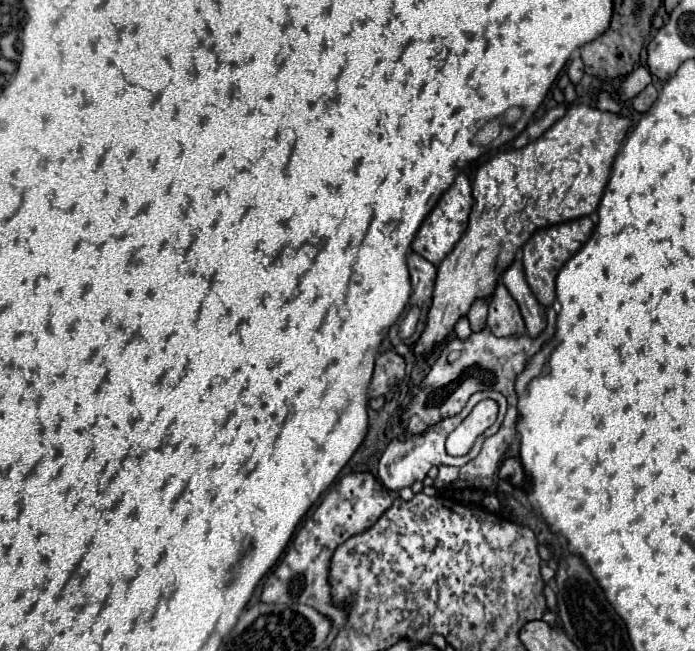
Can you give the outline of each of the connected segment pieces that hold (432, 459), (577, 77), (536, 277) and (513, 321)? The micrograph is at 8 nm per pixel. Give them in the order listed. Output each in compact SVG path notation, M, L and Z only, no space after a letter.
M493 390L475 392L475 394L471 396L471 400L467 402L465 410L459 412L457 416L439 420L437 424L431 424L423 434L409 436L407 440L397 440L397 438L391 440L389 446L387 446L387 450L383 452L383 456L381 456L381 460L379 460L379 470L377 470L377 476L379 476L379 480L385 484L385 488L387 488L387 490L393 490L393 492L399 492L399 490L405 488L405 486L411 486L413 482L423 480L423 478L427 476L427 472L429 472L431 466L441 466L441 464L445 464L445 466L463 466L463 464L467 464L467 462L469 462L469 454L465 454L465 456L449 456L447 450L445 450L445 440L447 440L447 436L467 418L467 414L473 410L473 406L475 406L479 400L483 400L483 398L493 398L493 400L497 400L497 404L499 404L499 418L497 418L497 422L495 422L489 430L485 430L485 434L481 434L481 436L477 438L477 442L475 442L473 448L469 450L469 452L477 452L477 448L481 446L483 438L495 434L497 428L499 428L499 424L501 424L501 420L503 420L503 416L505 416L507 402L505 402L505 396L503 396L501 392L493 392Z
M575 56L575 58L569 62L567 74L569 74L571 84L579 84L579 82L581 82L581 78L583 78L583 62L581 62L579 56Z
M585 216L585 218L579 218L579 220L541 228L527 240L527 244L523 246L523 270L525 270L527 284L529 284L531 292L535 294L535 298L539 300L541 306L547 308L555 302L555 298L557 298L557 294L555 294L557 272L563 268L563 264L573 254L577 254L577 250L585 244L585 240L589 240L591 232L593 232L593 222L591 222L589 216Z
M503 284L497 286L493 298L489 300L487 328L495 336L523 336L527 332L519 306Z

